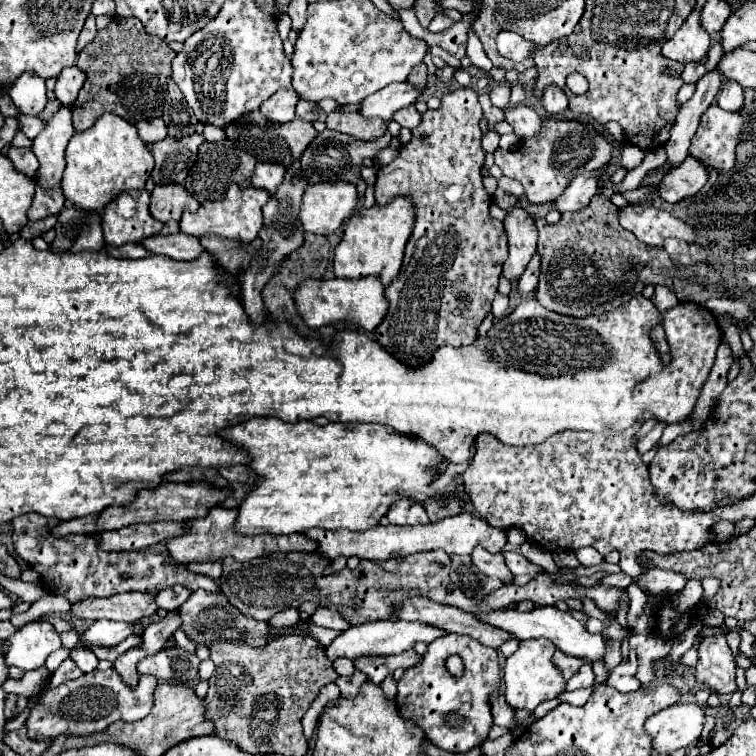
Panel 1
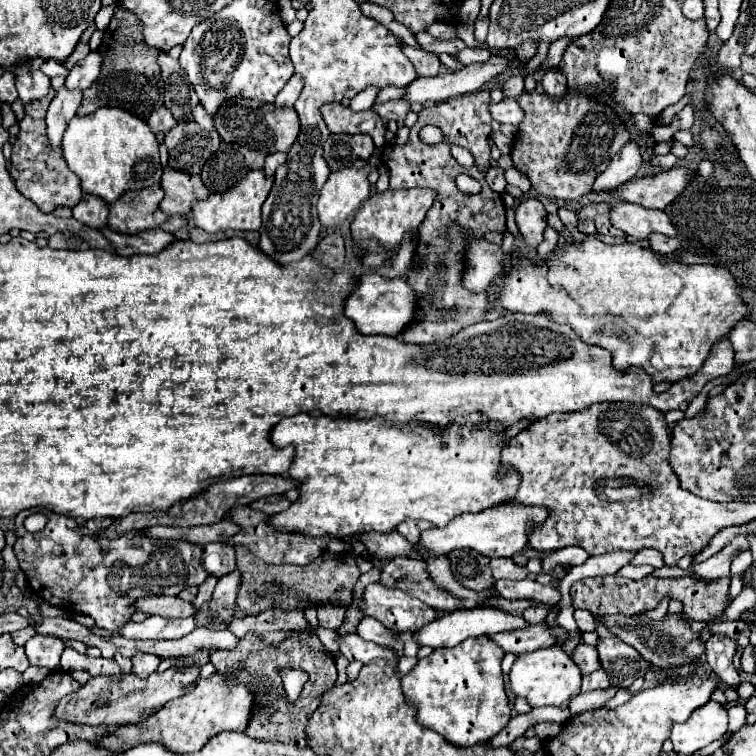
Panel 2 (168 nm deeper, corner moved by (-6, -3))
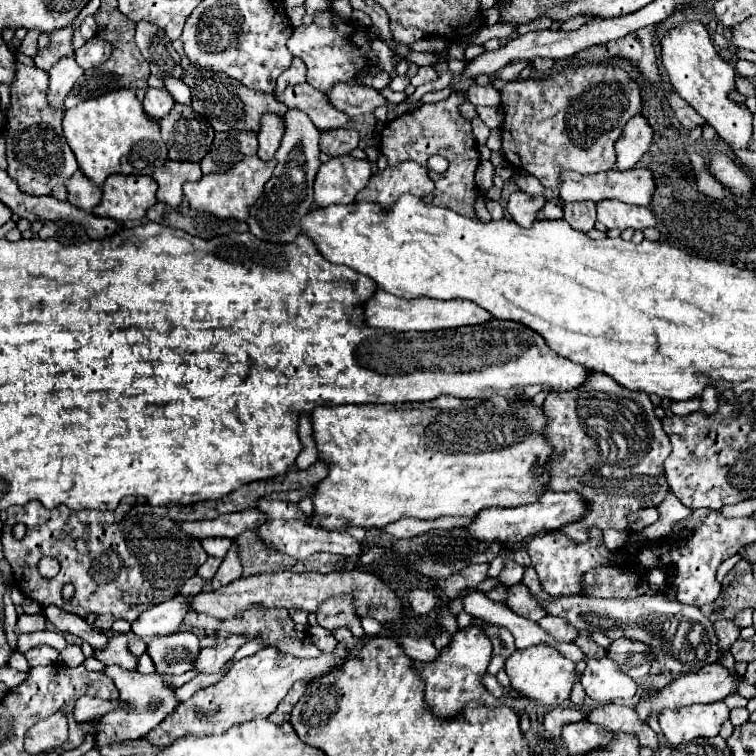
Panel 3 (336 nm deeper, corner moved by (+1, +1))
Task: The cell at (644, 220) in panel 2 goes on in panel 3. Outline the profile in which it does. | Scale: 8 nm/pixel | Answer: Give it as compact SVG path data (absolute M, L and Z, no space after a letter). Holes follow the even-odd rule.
M599 201L597 203L597 221L601 221L607 229L645 229L653 227L655 215L649 207L627 205L621 201Z

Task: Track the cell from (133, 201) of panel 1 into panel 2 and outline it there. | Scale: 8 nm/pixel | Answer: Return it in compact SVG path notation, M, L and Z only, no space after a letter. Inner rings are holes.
M156 183L142 191L128 191L110 205L108 227L124 235L158 229L168 217L158 209L164 197L162 187Z

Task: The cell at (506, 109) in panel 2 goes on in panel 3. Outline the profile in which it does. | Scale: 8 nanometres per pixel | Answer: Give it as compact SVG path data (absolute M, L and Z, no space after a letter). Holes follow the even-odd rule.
M471 85L467 89L467 99L473 105L491 105L491 107L497 107L501 103L501 95L499 95L499 91L493 85L487 85L487 87Z

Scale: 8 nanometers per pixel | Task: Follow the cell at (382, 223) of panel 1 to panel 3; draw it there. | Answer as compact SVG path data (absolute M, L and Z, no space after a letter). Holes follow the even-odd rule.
M405 161L397 167L387 167L371 175L367 187L357 193L355 201L375 201L381 205L393 205L399 195L410 193L425 197L433 191L433 181L425 167Z

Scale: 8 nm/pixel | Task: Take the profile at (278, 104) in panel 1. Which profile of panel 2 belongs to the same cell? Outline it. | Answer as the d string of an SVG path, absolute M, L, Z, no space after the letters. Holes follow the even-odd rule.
M294 75L294 77L286 83L286 87L278 93L278 97L276 97L274 105L276 105L276 107L292 107L292 105L296 103L296 99L300 97L302 87L304 87L302 79L300 79L298 75Z

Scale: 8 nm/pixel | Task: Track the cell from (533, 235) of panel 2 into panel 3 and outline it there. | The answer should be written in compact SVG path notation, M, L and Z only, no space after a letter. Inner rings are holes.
M517 191L509 197L507 211L515 223L521 227L531 227L543 205L545 198L542 195L527 195L523 191Z

